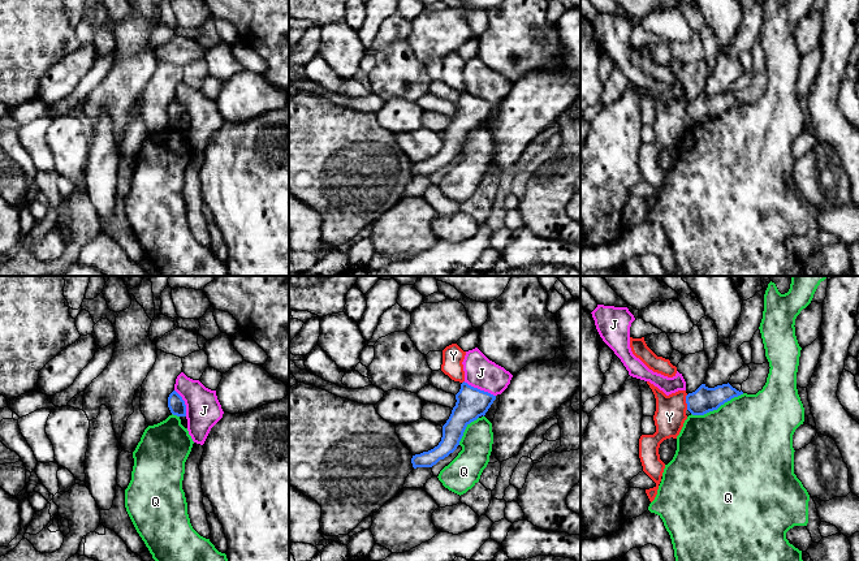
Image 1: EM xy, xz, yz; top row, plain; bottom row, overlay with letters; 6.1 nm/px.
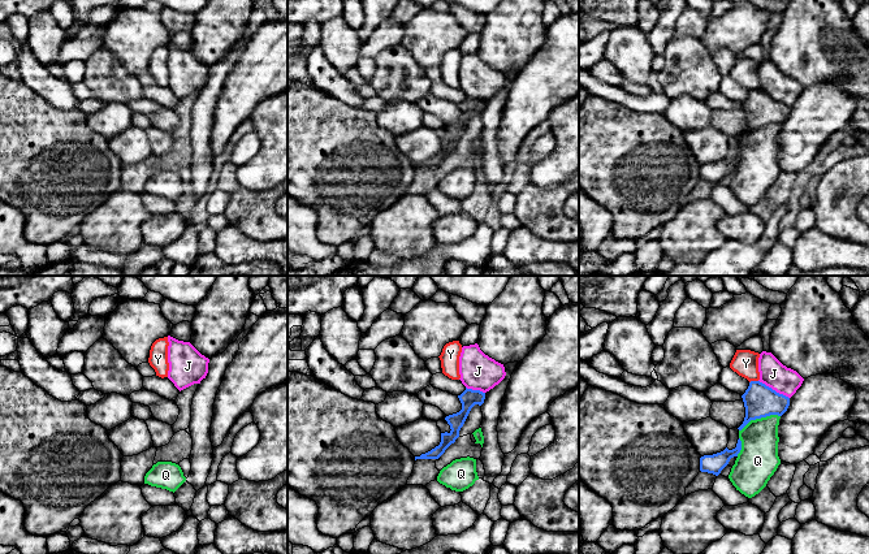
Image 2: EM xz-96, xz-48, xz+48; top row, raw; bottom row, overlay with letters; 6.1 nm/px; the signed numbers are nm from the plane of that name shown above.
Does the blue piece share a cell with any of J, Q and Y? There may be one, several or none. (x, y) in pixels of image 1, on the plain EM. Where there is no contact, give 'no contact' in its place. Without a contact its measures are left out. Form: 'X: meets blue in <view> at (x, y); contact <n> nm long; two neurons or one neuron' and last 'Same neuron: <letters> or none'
J: meets blue in xz at (479, 98); contact 220 nm long; two neurons
Q: meets blue in yz at (717, 116); contact 360 nm long; two neurons
Y: meets blue in yz at (686, 111); contact 100 nm long; two neurons
Same neuron: none

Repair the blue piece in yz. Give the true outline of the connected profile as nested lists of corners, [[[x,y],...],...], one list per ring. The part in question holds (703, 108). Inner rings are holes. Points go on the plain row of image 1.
[[[729,91],[715,96],[702,92],[695,100],[686,104],[687,118],[692,124],[704,124],[741,103],[743,100],[737,99]]]

